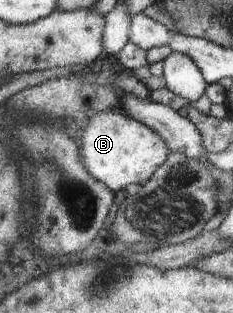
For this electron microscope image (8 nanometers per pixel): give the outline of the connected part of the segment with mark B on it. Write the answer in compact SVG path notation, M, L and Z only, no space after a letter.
M108 109L98 112L90 120L83 121L83 133L81 140L82 162L85 167L101 183L109 186L114 192L128 190L130 185L142 185L168 160L171 150L166 141L149 126L138 122L136 119L120 112L120 110Z

